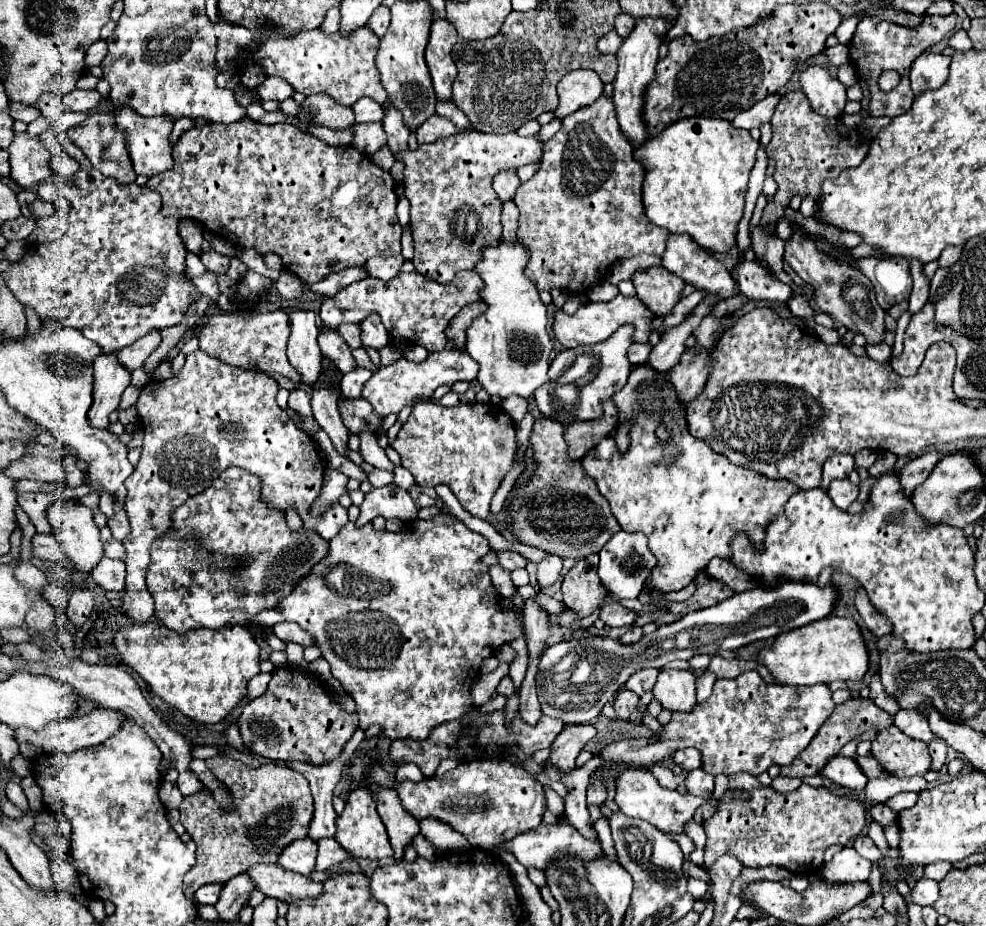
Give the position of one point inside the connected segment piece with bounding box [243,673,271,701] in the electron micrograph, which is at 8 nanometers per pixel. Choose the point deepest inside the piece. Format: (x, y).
(257, 685)

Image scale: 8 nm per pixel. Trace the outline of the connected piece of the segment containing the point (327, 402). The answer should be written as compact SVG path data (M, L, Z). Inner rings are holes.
M323 385L321 389L317 389L313 393L311 399L311 407L313 407L313 417L315 421L321 425L321 429L331 437L333 447L341 453L341 455L349 455L349 431L345 429L339 409L337 409L337 391Z

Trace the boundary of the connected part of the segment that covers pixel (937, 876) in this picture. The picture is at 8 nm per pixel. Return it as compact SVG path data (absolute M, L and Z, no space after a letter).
M937 861L924 868L924 876L940 882L952 869L952 864L947 861Z

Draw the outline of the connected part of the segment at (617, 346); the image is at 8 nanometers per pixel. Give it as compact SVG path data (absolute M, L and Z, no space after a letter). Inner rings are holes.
M623 325L619 327L609 339L601 341L601 343L595 343L595 345L581 345L577 349L565 349L561 353L557 353L557 357L551 361L549 365L549 377L551 377L551 383L557 383L557 385L563 385L563 389L571 389L573 387L573 393L577 393L577 399L563 399L561 395L561 387L557 387L557 397L553 395L553 387L541 387L537 389L535 393L535 401L537 401L537 407L543 415L551 417L551 419L557 419L561 423L569 423L569 421L587 421L587 419L597 419L603 415L603 401L609 399L615 391L619 391L625 383L627 383L627 375L631 371L631 363L627 359L627 351L629 347L633 345L633 327L631 325ZM581 355L591 355L591 361L589 361L589 369L583 373L583 377L579 379L573 379L569 381L567 373L569 369L579 361Z

